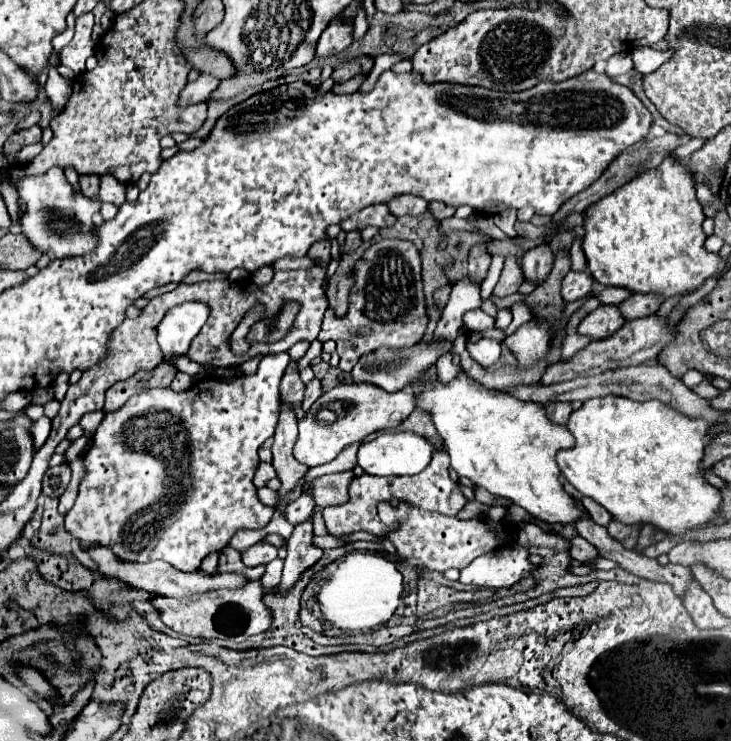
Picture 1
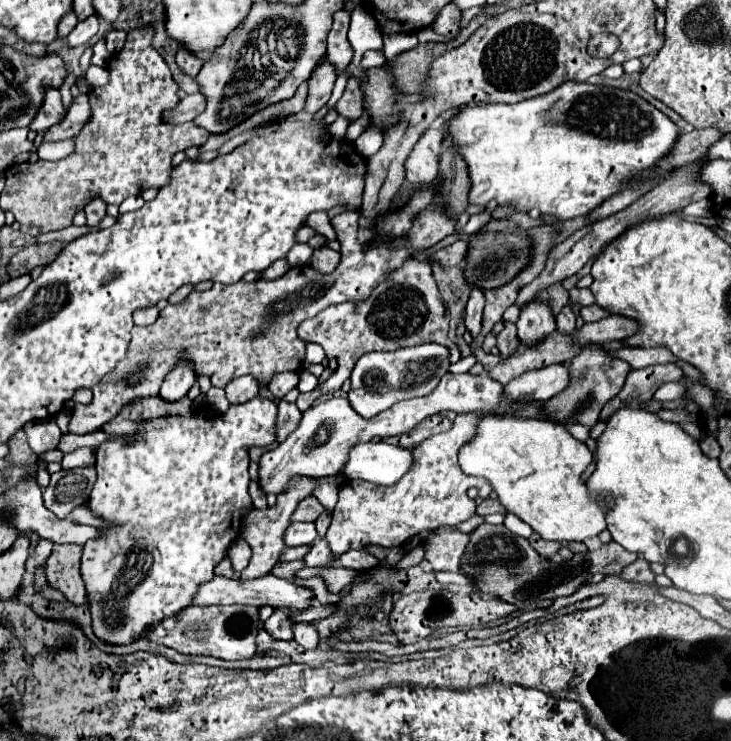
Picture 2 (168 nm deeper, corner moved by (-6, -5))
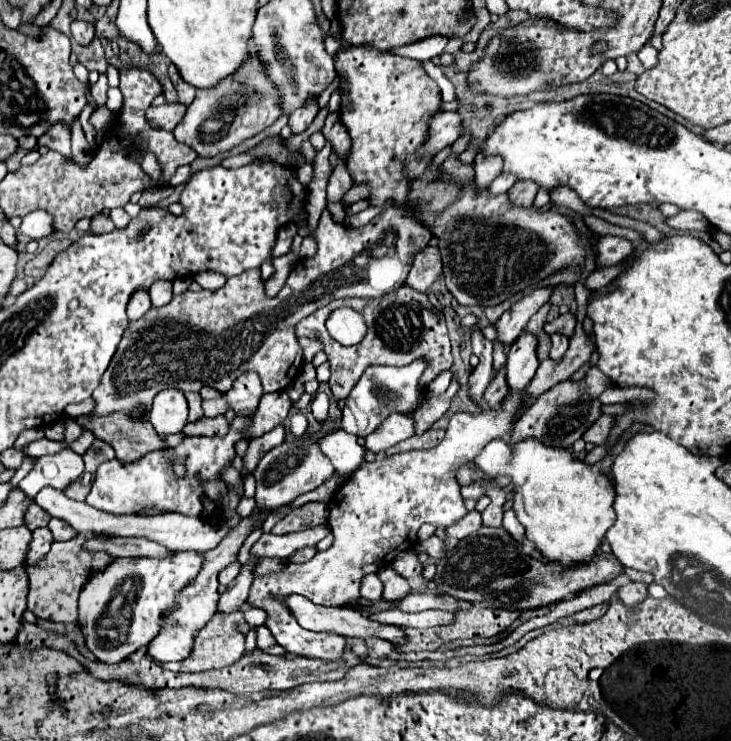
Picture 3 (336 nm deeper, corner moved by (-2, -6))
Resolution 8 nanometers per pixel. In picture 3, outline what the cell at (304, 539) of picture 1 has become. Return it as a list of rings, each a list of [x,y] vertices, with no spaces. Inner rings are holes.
[[[264,626],[256,628],[256,648],[266,654],[274,654],[274,656],[282,654],[282,648],[274,642],[274,636],[264,630]]]

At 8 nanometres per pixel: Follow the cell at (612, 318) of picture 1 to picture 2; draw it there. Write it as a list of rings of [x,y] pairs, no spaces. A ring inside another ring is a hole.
[[[592,343],[592,345],[582,347],[578,357],[574,357],[574,361],[570,361],[572,383],[562,393],[558,393],[558,413],[550,413],[550,417],[554,417],[560,423],[578,421],[582,425],[592,427],[596,423],[604,403],[608,399],[612,399],[614,393],[618,393],[618,389],[622,389],[628,371],[630,371],[630,365],[626,361],[614,359],[610,355],[610,351],[606,351],[602,345]]]

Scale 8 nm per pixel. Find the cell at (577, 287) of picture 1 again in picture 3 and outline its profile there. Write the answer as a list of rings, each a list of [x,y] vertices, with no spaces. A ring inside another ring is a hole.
[[[552,334],[552,350],[550,350],[550,358],[554,362],[560,362],[564,358],[564,352],[568,350],[568,338],[562,334]]]

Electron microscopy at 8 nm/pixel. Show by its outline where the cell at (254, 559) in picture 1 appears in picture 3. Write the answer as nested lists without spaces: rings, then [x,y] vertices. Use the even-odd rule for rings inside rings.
[[[236,560],[236,562],[228,564],[224,570],[220,570],[220,574],[218,574],[218,582],[220,582],[222,586],[228,586],[228,584],[238,576],[238,572],[240,572],[240,562]]]

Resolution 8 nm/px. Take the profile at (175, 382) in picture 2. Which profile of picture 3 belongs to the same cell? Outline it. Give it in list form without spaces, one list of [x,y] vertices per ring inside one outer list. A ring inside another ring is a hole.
[[[162,390],[150,410],[150,422],[160,438],[180,434],[188,424],[188,404],[180,390]]]

